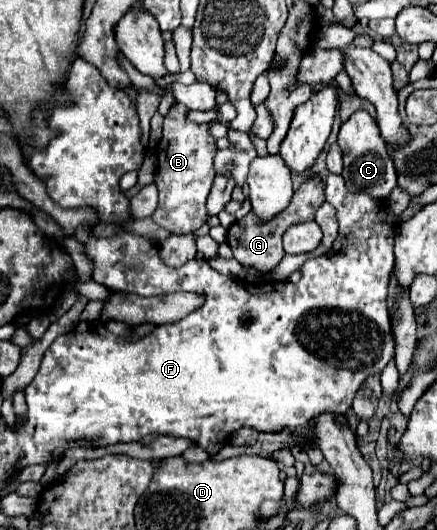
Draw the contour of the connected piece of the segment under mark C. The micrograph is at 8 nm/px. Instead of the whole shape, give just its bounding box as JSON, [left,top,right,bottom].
[339,111,397,199]

